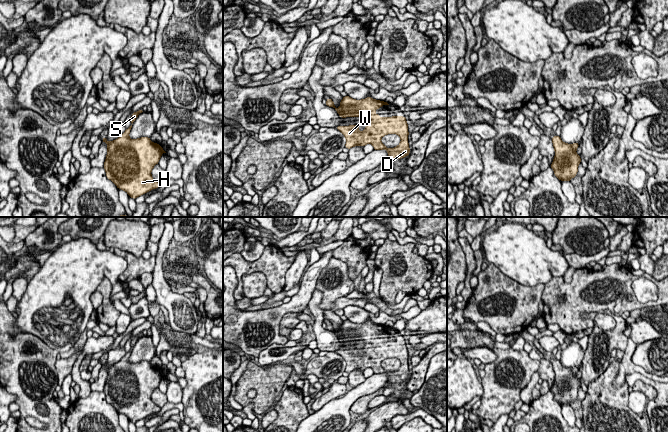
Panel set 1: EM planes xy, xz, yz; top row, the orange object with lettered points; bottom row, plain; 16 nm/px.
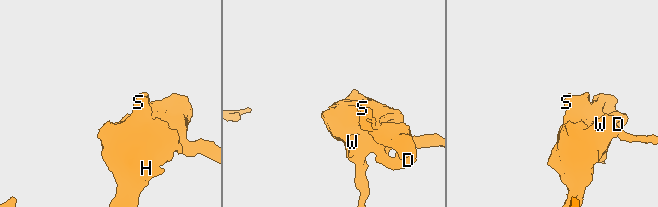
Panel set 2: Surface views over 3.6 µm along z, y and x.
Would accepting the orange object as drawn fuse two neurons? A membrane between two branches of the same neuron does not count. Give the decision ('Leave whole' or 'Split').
Leave whole

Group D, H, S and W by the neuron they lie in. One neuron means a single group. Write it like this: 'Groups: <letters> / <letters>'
Groups: D H S W

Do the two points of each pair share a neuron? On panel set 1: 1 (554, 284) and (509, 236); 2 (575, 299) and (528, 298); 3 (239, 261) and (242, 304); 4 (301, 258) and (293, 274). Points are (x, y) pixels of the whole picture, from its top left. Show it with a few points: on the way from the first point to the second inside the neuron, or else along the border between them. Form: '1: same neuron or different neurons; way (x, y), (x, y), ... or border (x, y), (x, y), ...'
1: different neurons; border (561, 276), (553, 276), (544, 284)
2: different neurons; border (545, 285), (541, 299)
3: different neurons; border (244, 295), (236, 300)
4: same neuron; way (300, 262), (297, 270)

